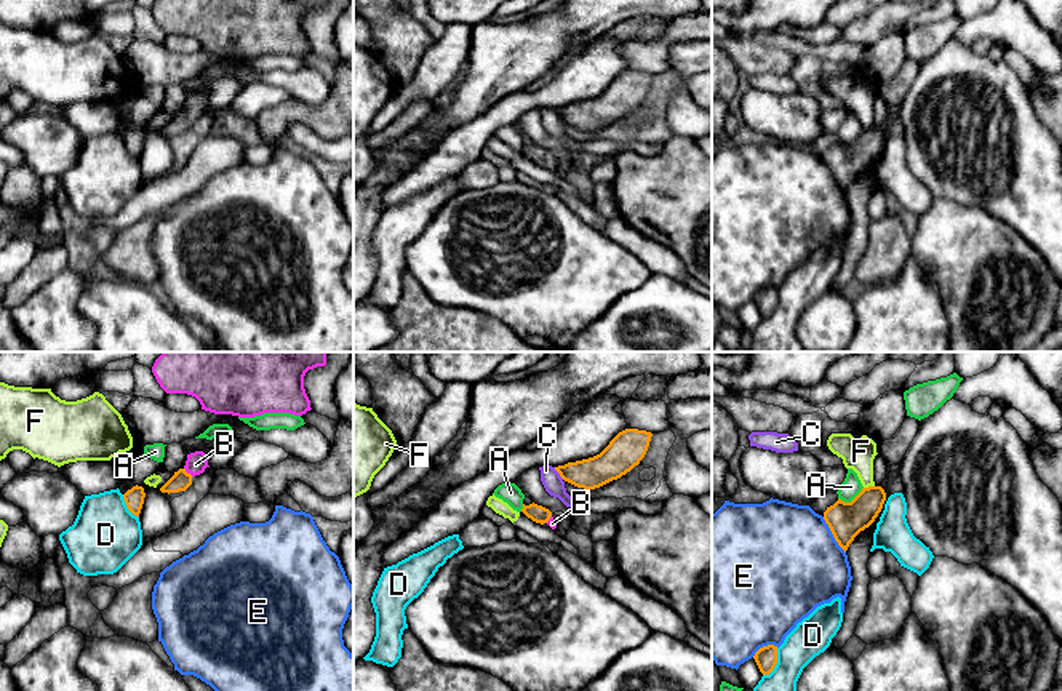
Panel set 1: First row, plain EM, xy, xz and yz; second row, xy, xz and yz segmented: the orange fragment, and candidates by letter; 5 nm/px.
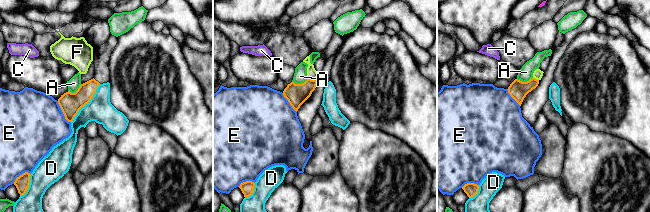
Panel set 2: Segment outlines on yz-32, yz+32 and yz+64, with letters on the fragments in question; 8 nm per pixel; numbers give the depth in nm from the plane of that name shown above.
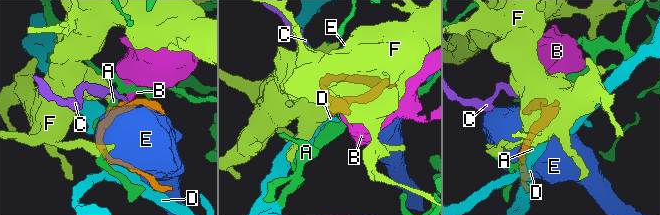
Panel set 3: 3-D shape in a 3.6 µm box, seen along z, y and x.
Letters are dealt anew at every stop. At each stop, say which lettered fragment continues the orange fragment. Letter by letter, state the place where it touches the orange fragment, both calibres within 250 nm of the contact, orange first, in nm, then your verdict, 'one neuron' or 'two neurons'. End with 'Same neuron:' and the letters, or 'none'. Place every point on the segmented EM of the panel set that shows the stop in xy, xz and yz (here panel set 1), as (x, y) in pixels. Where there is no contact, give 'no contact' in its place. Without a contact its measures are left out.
A: meets orange in yz at (853, 499); 180 nm thick on the orange side, 100 nm on the other; two neurons
B: meets orange in xy at (186, 472); 100 nm thick on the orange side, 110 nm on the other; one neuron
C: meets orange in xz at (558, 472); 160 nm thick on the orange side, 100 nm on the other; two neurons
D: meets orange in yz at (776, 663); 110 nm thick on the orange side, 190 nm on the other; two neurons
E: meets orange in yz at (832, 533); 180 nm thick on the orange side, 500 nm on the other; two neurons
F: meets orange in yz at (869, 487); 180 nm thick on the orange side, 160 nm on the other; two neurons
Same neuron: B

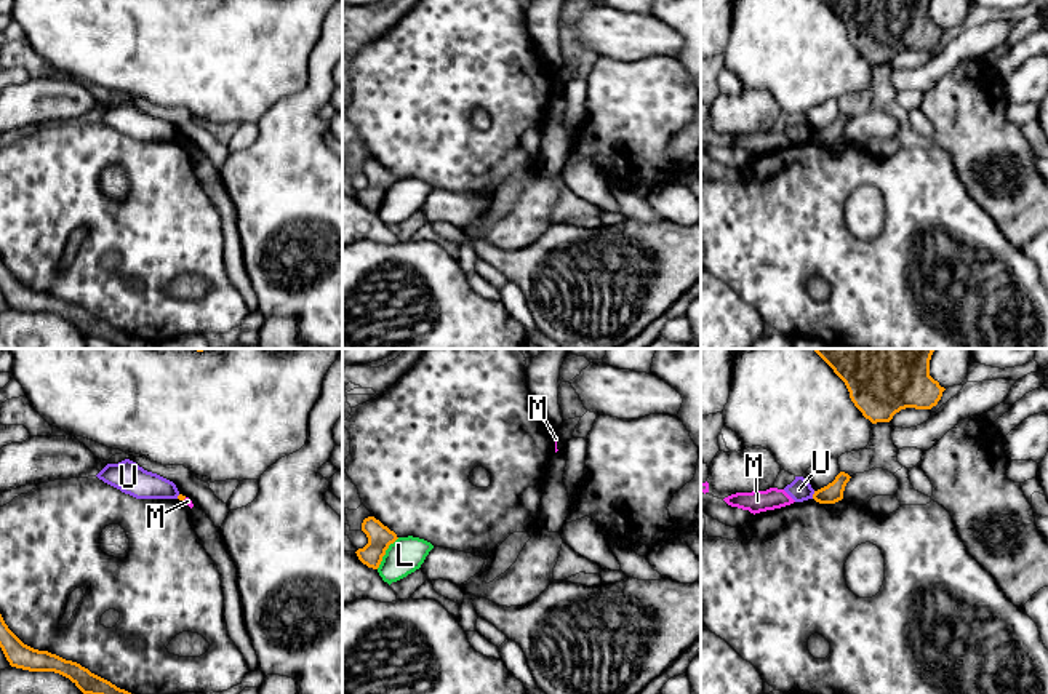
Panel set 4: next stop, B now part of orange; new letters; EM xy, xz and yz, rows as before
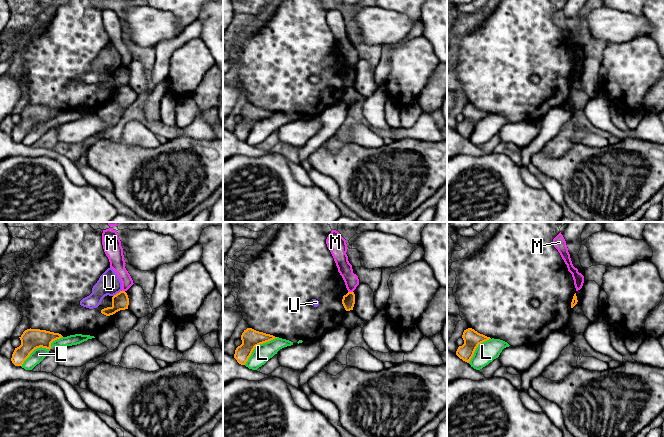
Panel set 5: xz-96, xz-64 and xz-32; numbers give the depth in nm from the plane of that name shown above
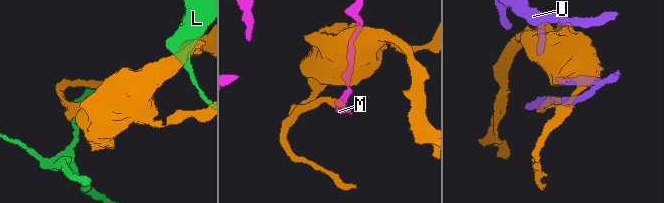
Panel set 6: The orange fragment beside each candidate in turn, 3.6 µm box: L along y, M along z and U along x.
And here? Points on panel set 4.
L: meets orange in xz at (384, 552); 120 nm thick on the orange side, 180 nm on the other; two neurons
M: meets orange in xy at (184, 498); 30 nm thick on the orange side, 40 nm on the other; two neurons
U: meets orange in yz at (813, 494); 100 nm thick on the orange side, 110 nm on the other; two neurons
Same neuron: none

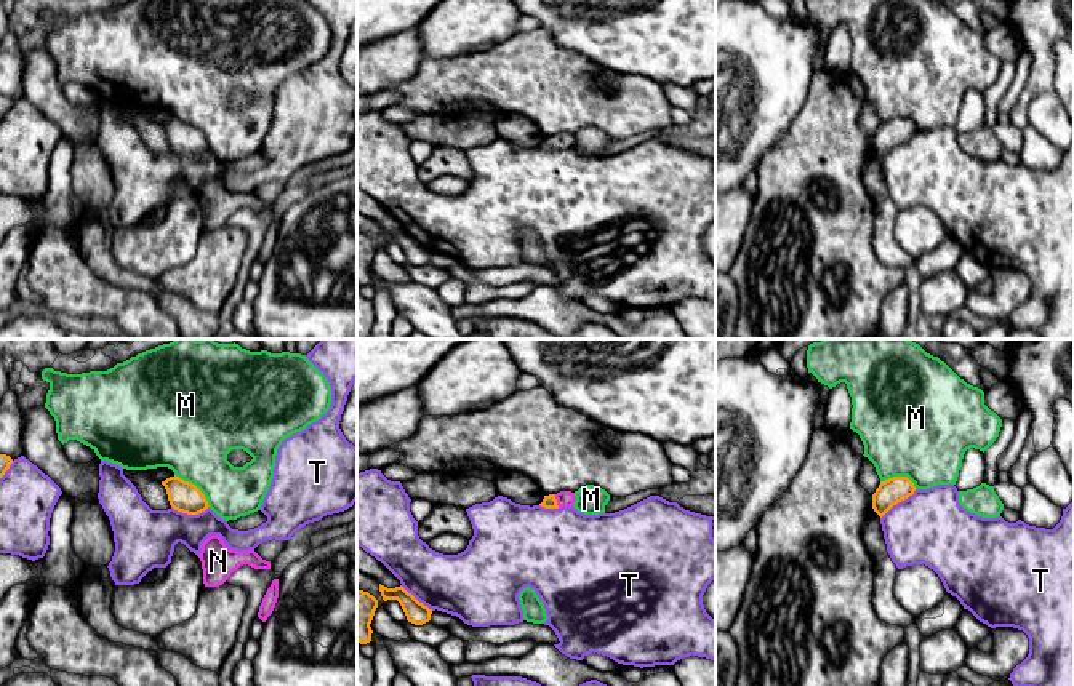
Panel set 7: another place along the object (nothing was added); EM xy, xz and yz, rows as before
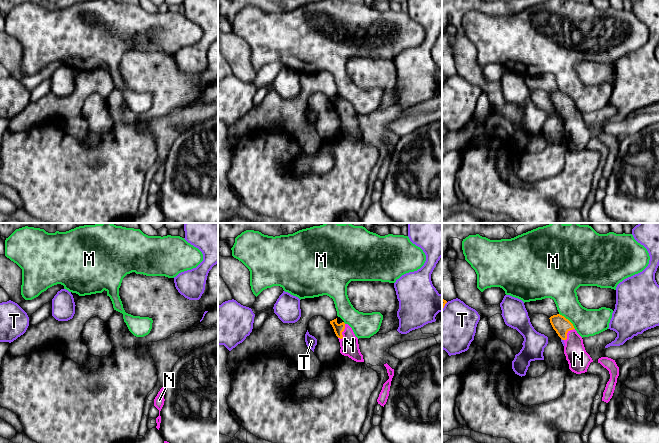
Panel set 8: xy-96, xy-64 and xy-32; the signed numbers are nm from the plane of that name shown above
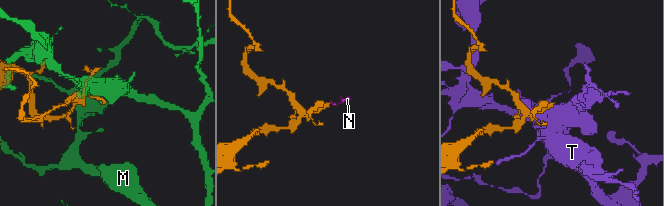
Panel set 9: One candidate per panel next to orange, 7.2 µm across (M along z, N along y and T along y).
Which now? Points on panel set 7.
M: meets orange in xy at (196, 486); 150 nm thick on the orange side, 400 nm on the other; two neurons
N: meets orange in xz at (556, 501); 70 nm thick on the orange side, 80 nm on the other; one neuron
T: meets orange in xy at (191, 514); 150 nm thick on the orange side, 280 nm on the other; two neurons
Same neuron: N

